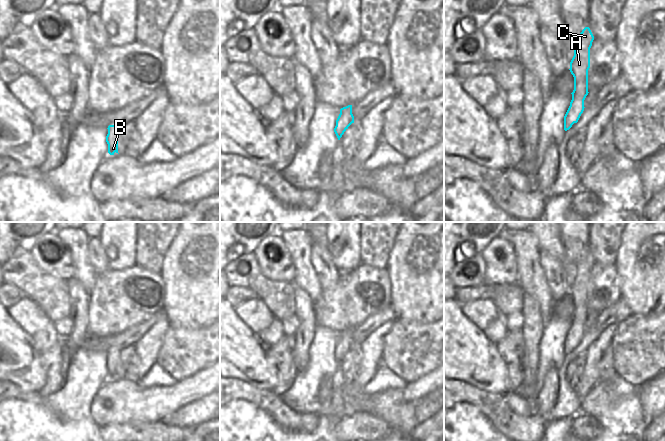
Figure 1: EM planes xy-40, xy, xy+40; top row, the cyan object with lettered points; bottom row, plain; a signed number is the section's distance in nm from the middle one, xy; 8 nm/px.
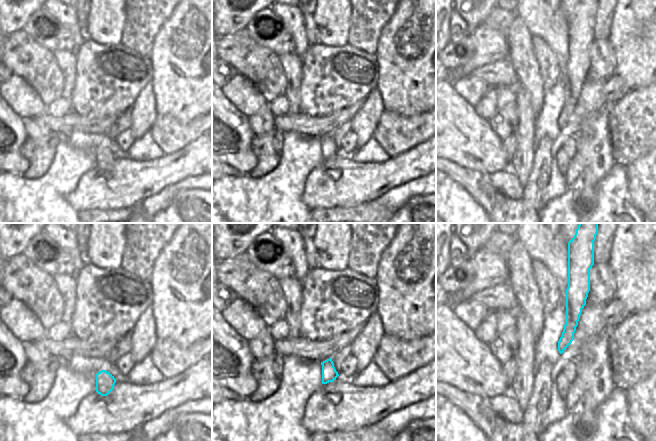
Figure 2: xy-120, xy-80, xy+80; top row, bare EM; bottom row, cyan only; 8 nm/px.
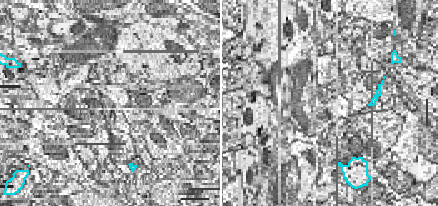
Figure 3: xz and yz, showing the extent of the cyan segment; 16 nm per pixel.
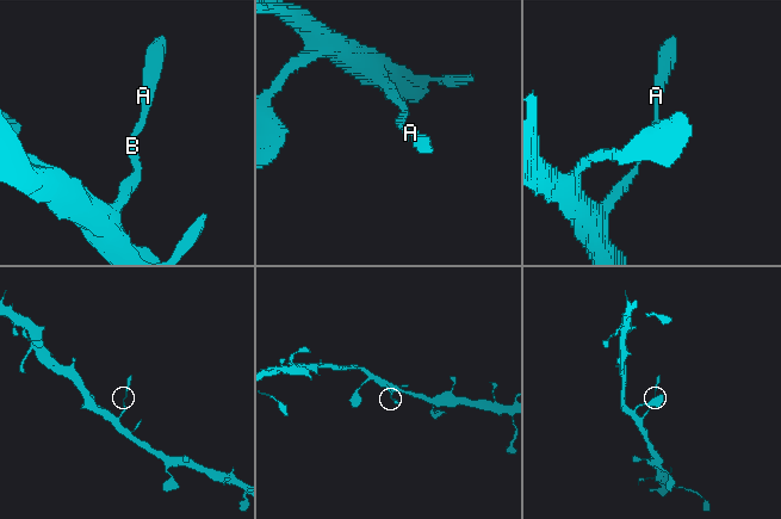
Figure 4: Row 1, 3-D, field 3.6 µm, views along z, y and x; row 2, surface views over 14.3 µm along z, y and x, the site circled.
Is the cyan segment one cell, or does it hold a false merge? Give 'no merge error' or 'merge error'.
merge error

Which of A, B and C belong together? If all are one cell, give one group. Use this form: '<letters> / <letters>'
A C / B

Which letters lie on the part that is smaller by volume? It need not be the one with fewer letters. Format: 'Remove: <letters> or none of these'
Remove: A, C

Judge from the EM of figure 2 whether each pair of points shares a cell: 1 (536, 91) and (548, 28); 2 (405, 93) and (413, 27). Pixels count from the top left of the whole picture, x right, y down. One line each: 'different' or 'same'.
1: different
2: same

